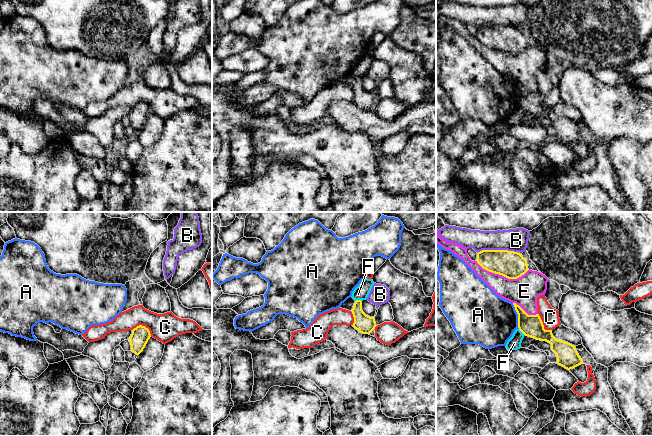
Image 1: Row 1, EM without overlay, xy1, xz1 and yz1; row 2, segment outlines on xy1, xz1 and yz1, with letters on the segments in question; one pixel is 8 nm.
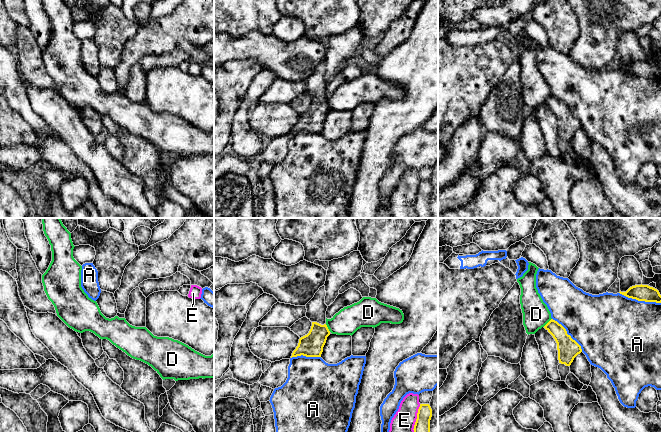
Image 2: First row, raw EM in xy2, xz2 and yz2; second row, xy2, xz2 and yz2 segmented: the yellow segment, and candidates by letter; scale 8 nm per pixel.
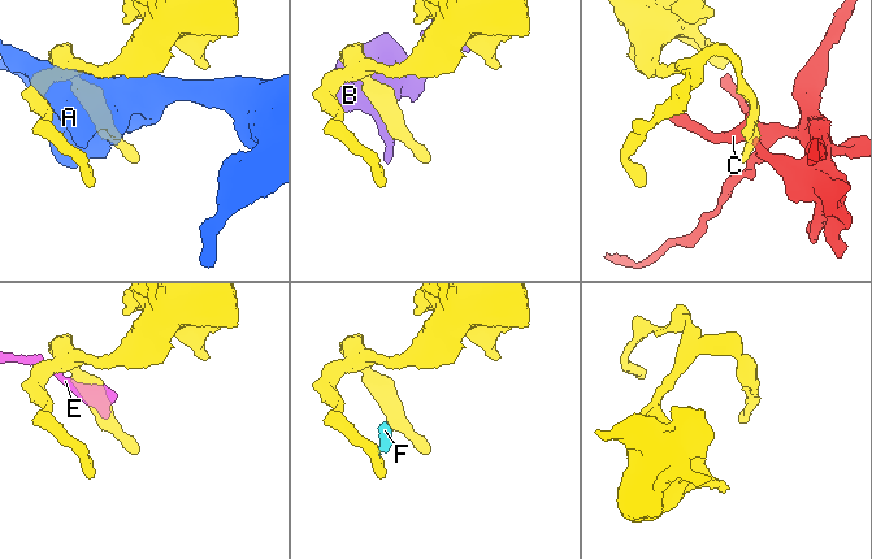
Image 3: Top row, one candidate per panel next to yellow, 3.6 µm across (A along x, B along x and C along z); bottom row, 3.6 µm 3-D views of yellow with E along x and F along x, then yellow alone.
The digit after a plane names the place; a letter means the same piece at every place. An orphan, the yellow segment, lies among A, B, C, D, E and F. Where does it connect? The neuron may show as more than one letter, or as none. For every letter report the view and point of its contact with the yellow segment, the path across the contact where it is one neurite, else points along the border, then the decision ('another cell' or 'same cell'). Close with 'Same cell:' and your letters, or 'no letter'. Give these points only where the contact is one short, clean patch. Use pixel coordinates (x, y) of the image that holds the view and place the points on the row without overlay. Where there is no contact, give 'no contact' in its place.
A: yz2 (640, 76) | another cell
B: yz1 (497, 26) | another cell
C: xy1 (144, 102) | along xy1 (132, 106), (139, 101), (144, 101), (151, 112) | another cell
D: yz2 (548, 98) | along yz2 (551, 94), (543, 102) | another cell
E: yz1 (502, 51) | another cell
F: xz1 (358, 76) | along xz1 (361, 76), (355, 77) | another cell
Same cell: no letter

